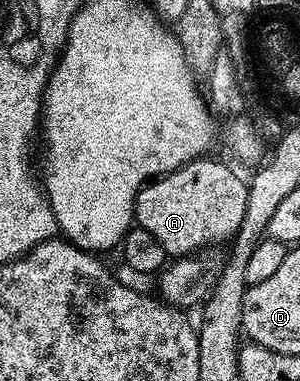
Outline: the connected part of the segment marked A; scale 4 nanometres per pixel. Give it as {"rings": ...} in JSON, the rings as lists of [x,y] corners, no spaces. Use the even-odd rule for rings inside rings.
{"rings":[[[211,156],[194,158],[191,162],[186,162],[185,165],[177,167],[176,170],[169,171],[168,174],[162,175],[150,182],[140,190],[135,197],[135,216],[134,221],[141,228],[145,228],[145,232],[151,233],[154,238],[161,243],[161,248],[165,248],[168,256],[190,256],[196,252],[202,251],[204,248],[211,248],[214,242],[226,243],[228,240],[235,237],[236,232],[241,228],[241,220],[245,220],[245,200],[247,199],[247,182],[244,179],[239,179],[229,167],[223,162],[214,162]]]}

